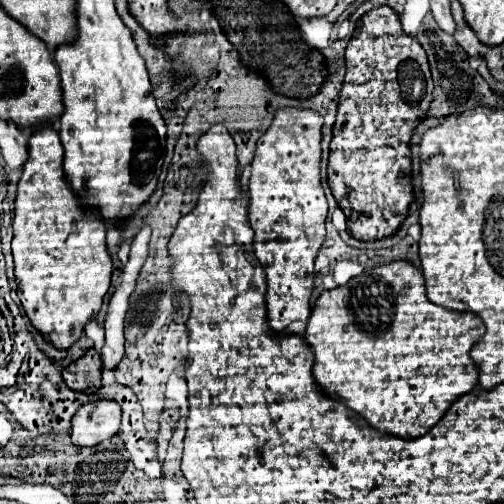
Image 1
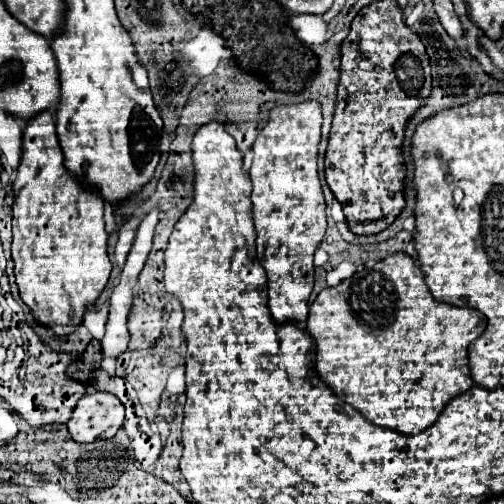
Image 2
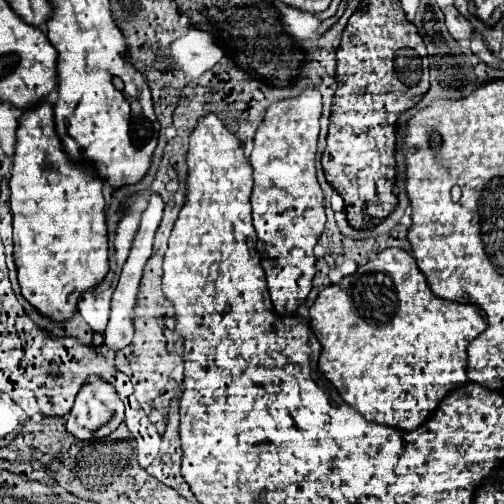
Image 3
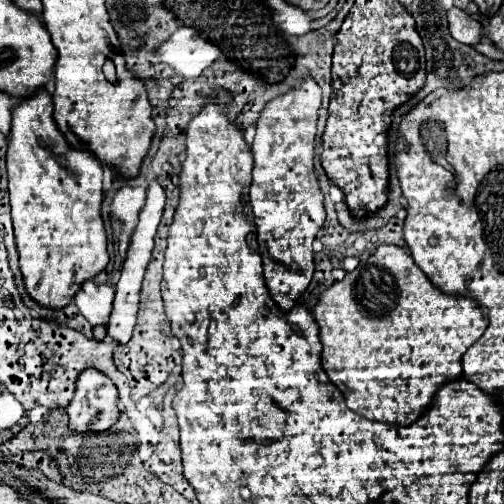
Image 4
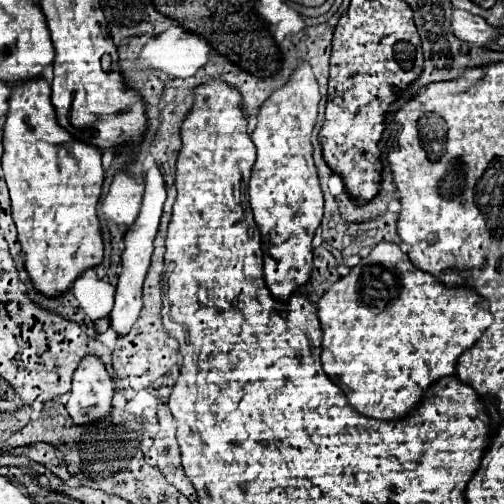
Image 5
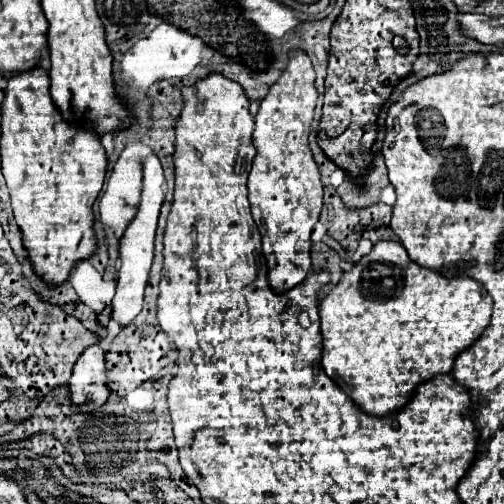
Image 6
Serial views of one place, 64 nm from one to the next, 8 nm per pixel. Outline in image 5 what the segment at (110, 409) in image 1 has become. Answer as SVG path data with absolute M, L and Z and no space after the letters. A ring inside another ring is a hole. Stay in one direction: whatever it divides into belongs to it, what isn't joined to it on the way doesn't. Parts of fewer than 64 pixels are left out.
M84 356L74 372L70 398L66 402L66 410L70 412L72 420L76 424L90 424L102 420L110 414L112 396L114 384L100 356Z

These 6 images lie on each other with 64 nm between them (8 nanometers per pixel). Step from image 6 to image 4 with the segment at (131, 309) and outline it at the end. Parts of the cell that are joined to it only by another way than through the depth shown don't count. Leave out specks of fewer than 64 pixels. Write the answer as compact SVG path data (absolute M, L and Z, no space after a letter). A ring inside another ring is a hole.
M152 178L150 186L148 186L148 194L146 194L146 204L140 210L140 222L138 222L138 226L134 228L134 232L130 236L130 246L128 246L126 260L124 260L124 266L122 266L122 276L120 276L120 280L116 284L114 310L112 310L110 322L108 322L108 336L118 340L120 344L130 340L132 330L136 326L136 316L138 316L138 306L140 306L140 286L142 286L146 266L150 262L150 254L152 254L152 248L154 248L154 234L156 234L156 228L158 228L160 218L162 218L164 202L166 202L164 188L158 184L156 178Z

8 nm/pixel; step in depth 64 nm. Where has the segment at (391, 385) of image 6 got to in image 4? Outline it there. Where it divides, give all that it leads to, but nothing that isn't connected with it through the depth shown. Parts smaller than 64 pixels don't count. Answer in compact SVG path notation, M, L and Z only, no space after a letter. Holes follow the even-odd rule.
M392 244L378 246L374 254L366 262L360 262L356 270L348 272L344 280L334 282L320 296L312 314L320 326L324 346L322 368L344 394L348 408L368 420L400 426L412 424L428 408L432 396L444 382L460 378L462 354L488 326L488 312L482 304L438 290L412 262L412 256Z

